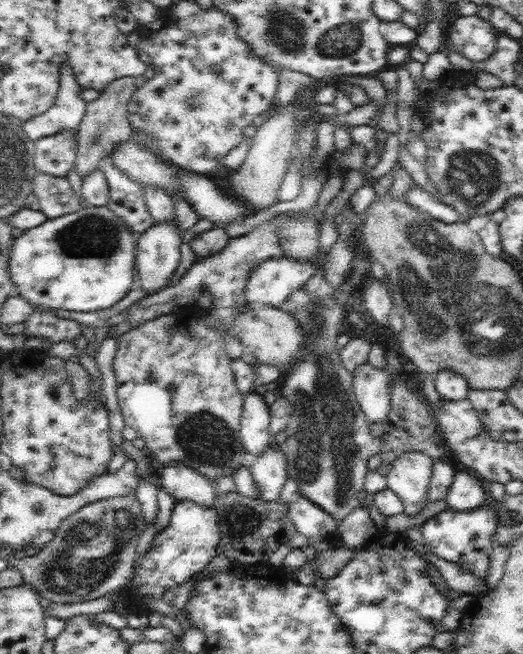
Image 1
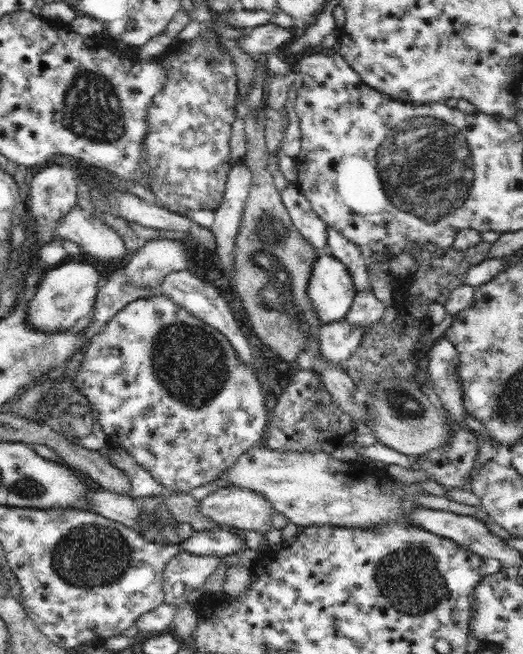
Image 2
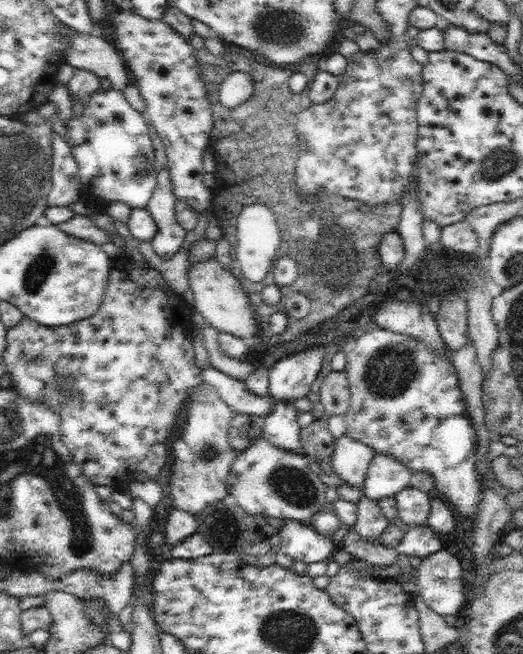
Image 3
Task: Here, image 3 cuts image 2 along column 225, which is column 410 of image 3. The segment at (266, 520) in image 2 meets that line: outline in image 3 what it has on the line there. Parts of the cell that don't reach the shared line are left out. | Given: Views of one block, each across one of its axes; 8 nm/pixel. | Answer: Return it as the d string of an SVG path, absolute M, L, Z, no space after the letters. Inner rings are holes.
M415 488L399 490L395 496L397 516L411 528L427 522L427 514L431 510L431 498L427 498L427 492L419 492Z

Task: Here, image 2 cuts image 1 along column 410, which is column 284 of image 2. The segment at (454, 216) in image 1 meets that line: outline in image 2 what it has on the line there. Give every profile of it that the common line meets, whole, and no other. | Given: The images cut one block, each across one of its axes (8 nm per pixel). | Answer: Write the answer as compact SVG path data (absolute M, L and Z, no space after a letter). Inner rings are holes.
M290 184L286 190L282 190L284 206L292 218L294 228L300 230L300 234L316 248L324 248L328 244L328 226L320 220L320 216L312 210L310 200L300 192L300 186Z

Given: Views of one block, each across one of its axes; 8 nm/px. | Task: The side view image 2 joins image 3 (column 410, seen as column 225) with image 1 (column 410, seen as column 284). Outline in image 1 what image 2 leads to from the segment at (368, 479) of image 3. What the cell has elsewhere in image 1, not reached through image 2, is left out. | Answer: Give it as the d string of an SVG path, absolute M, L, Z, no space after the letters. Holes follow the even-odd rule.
M403 452L389 464L387 488L393 490L403 502L403 514L419 514L427 500L429 480L433 472L433 458L423 452Z

